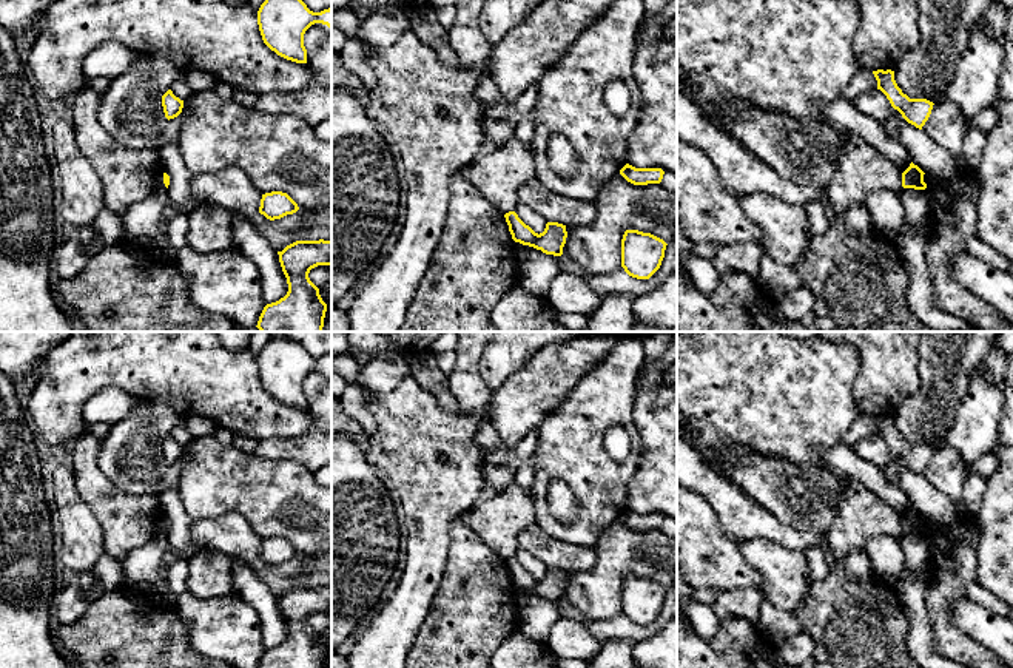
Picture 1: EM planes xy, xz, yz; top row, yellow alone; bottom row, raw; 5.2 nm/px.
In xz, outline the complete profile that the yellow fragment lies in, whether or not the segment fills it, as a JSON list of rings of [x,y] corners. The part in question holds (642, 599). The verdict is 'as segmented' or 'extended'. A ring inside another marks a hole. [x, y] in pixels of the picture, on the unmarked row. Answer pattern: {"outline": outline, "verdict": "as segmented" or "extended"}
{"outline": [[[626,575],[621,585],[621,612],[637,625],[649,625],[661,611],[666,588],[651,579]]], "verdict": "as segmented"}

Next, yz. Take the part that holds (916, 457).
{"outline": [[[877,415],[873,417],[873,420],[877,426],[877,435],[887,441],[891,452],[897,455],[908,469],[922,475],[934,449],[927,444],[910,444],[907,440],[904,440],[897,432],[894,417],[891,415]]], "verdict": "as segmented"}

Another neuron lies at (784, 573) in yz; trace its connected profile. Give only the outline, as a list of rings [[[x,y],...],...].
[[[768,538],[740,543],[745,560],[759,572],[759,589],[776,608],[794,612],[799,609],[814,582],[808,577],[803,551],[794,551]]]

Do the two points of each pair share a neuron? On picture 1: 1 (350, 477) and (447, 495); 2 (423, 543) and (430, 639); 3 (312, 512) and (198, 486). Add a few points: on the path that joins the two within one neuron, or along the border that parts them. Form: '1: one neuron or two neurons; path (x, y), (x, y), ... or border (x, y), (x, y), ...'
1: two neurons; border (366, 451), (366, 458), (383, 483), (397, 517)
2: two neurons; border (443, 577), (413, 644)
3: one neuron; path (284, 500), (253, 486), (225, 486)

